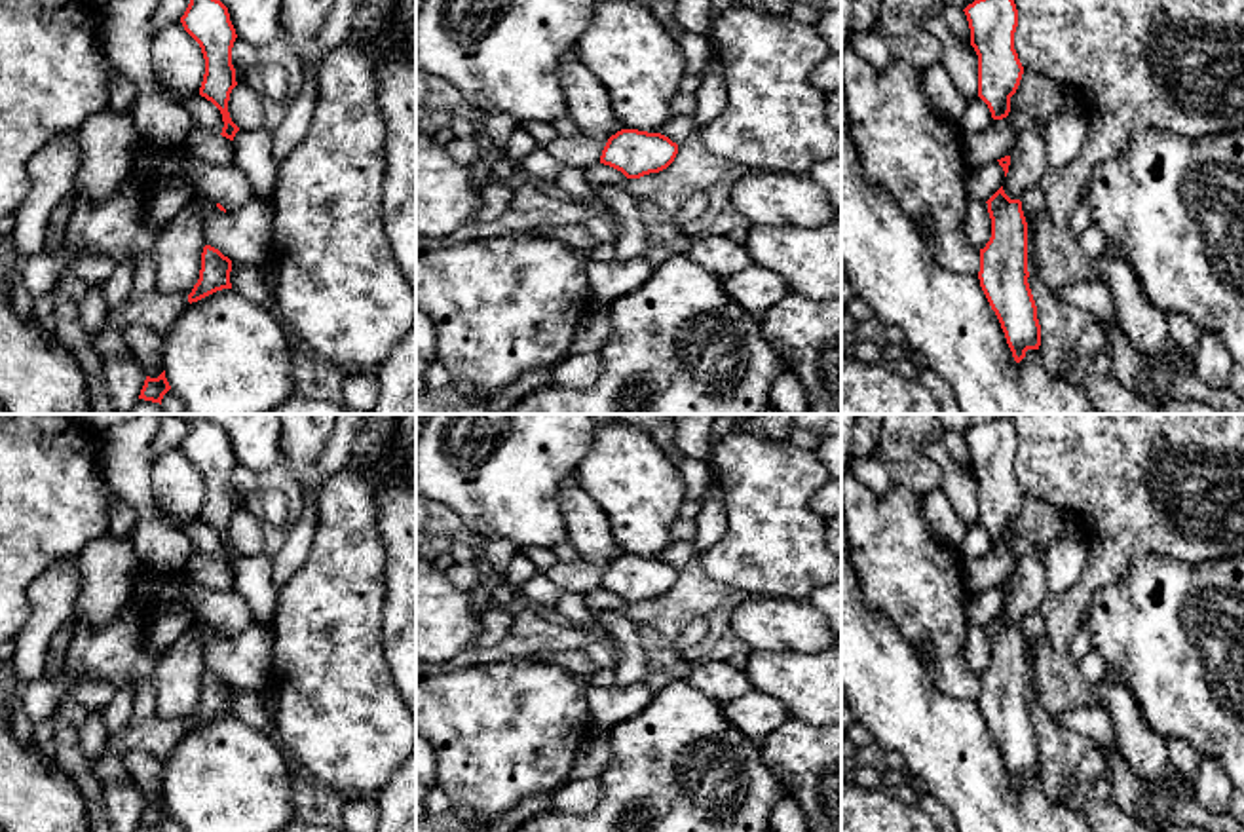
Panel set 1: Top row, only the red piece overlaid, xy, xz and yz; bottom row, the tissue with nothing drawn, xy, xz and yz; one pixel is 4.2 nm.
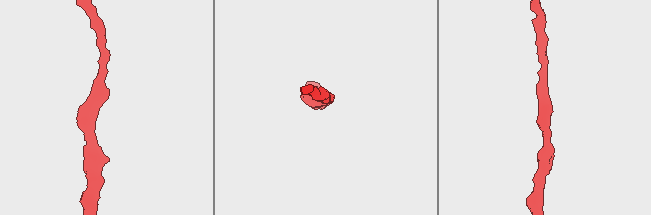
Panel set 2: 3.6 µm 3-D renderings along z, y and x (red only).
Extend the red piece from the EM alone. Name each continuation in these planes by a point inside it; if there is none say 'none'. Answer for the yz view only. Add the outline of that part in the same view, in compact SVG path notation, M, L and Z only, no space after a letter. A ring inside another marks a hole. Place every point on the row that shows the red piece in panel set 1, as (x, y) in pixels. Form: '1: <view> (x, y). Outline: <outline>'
none

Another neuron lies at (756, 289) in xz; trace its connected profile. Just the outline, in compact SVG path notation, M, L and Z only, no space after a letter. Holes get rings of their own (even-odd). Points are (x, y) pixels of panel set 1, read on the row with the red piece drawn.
M756 264L724 277L724 289L741 308L756 315L763 315L790 293L777 272Z

